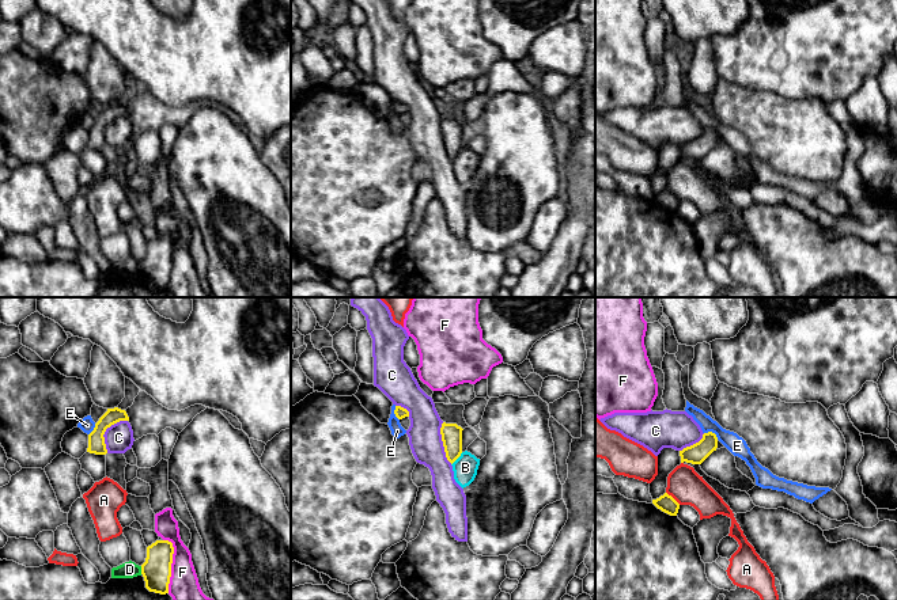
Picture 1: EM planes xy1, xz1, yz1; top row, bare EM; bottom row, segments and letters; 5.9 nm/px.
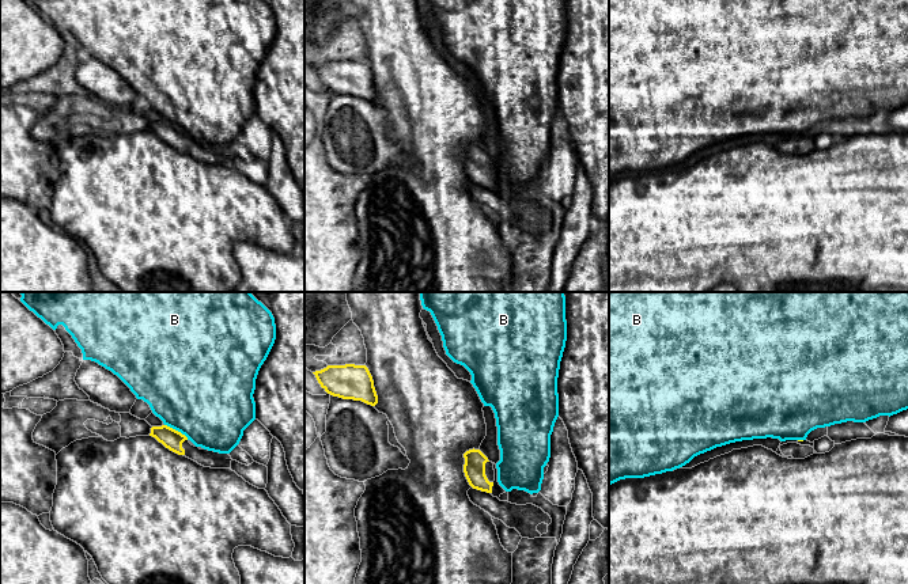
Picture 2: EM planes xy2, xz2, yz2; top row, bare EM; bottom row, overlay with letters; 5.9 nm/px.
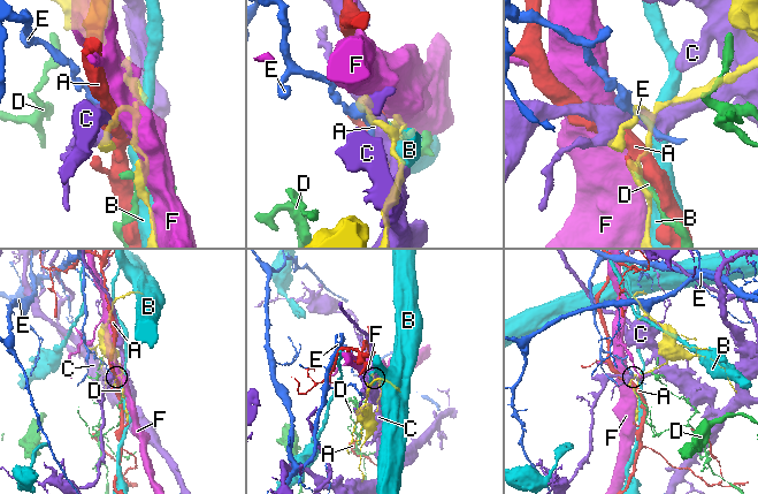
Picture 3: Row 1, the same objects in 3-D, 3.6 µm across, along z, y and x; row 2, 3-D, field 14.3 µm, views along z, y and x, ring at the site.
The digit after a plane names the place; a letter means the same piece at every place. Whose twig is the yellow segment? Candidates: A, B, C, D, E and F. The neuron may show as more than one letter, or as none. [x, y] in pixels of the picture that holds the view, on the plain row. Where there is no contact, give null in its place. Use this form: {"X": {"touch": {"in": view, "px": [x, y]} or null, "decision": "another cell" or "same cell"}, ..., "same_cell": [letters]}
{"A": {"touch": {"in": "yz1", "px": [672, 193]}, "decision": "another cell"}, "B": {"touch": {"in": "xy2", "px": [177, 126]}, "decision": "another cell"}, "C": {"touch": {"in": "xy1", "px": [105, 126]}, "decision": "another cell"}, "D": {"touch": {"in": "xy1", "px": [142, 266]}, "decision": "another cell"}, "E": {"touch": {"in": "yz1", "px": [711, 128]}, "decision": "another cell"}, "F": {"touch": {"in": "xy1", "px": [171, 258]}, "decision": "another cell"}, "same_cell": []}

